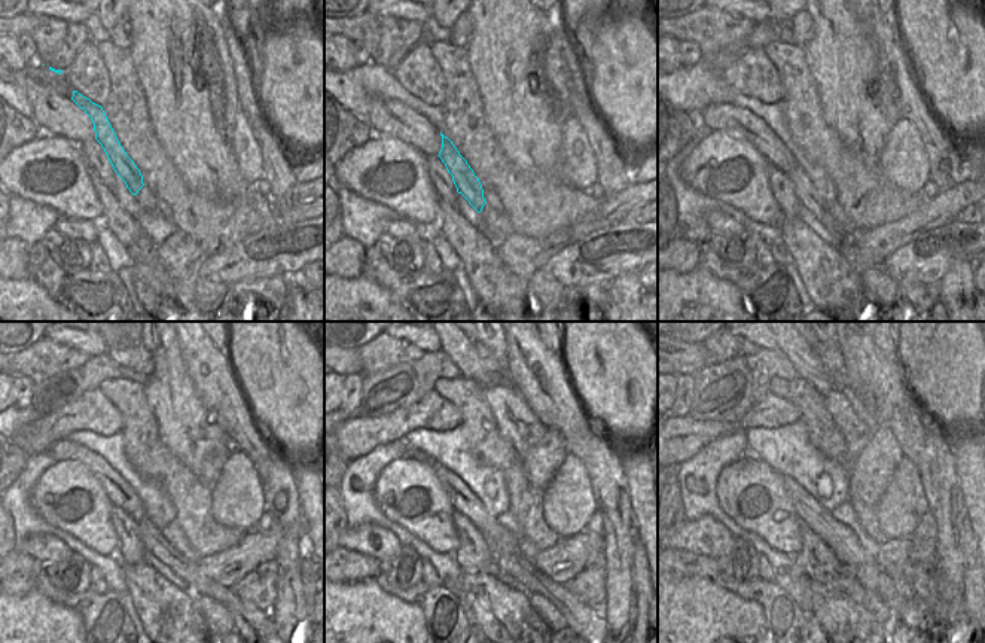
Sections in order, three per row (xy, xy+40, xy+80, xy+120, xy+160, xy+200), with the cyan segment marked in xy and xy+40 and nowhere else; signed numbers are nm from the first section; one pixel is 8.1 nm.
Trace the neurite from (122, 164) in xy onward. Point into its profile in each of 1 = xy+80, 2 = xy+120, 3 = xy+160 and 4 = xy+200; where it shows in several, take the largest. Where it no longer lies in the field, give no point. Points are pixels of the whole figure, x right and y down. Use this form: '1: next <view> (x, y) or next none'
1: next xy+80 (805, 191)
2: next xy+120 (152, 538)
3: next xy+160 (533, 581)
4: next xy+200 (874, 579)

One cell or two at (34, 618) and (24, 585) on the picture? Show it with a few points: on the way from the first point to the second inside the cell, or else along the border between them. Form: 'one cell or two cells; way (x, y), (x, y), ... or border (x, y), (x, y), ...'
two cells; border (33, 587), (15, 597)

